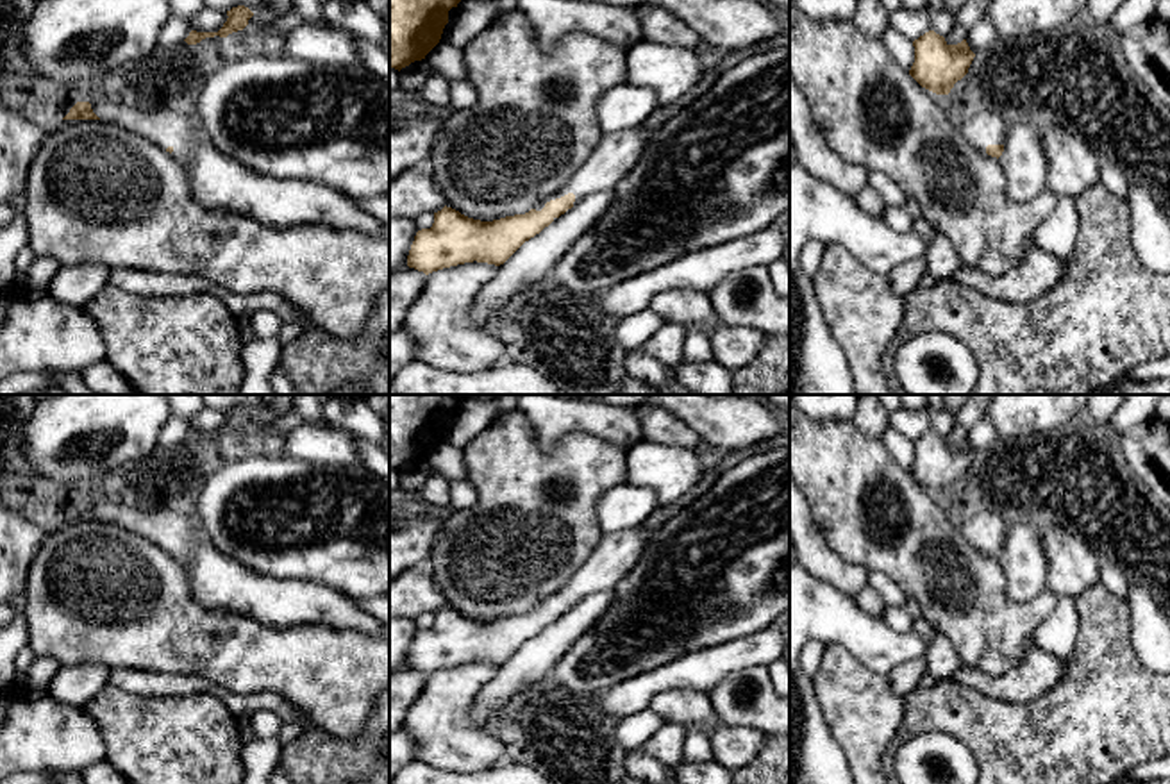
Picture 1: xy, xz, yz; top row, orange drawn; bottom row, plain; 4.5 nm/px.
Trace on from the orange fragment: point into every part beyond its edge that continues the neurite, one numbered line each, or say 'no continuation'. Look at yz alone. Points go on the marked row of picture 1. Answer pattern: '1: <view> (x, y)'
1: yz (983, 129)

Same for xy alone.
1: xy (165, 129)

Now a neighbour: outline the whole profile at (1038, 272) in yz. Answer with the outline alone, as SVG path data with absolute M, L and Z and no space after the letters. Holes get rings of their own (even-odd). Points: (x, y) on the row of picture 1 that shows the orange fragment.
M1032 248L1024 261L1000 277L961 266L952 280L984 296L1013 304L1025 304L1052 289L1065 271L1065 259L1041 248Z

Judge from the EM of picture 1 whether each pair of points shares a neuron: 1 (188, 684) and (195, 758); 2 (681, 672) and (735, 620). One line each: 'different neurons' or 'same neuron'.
1: different neurons
2: different neurons

